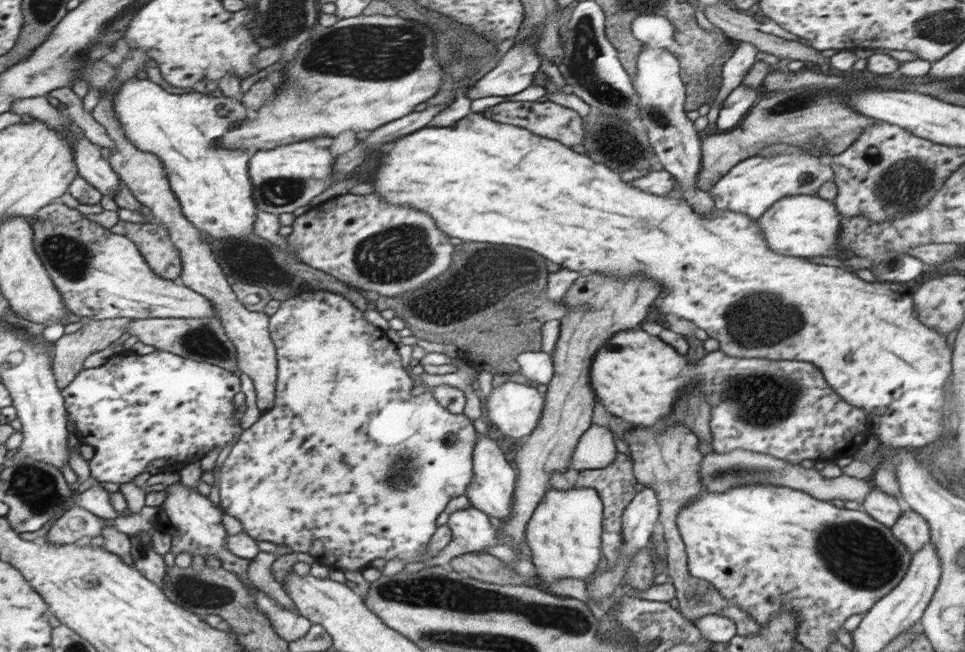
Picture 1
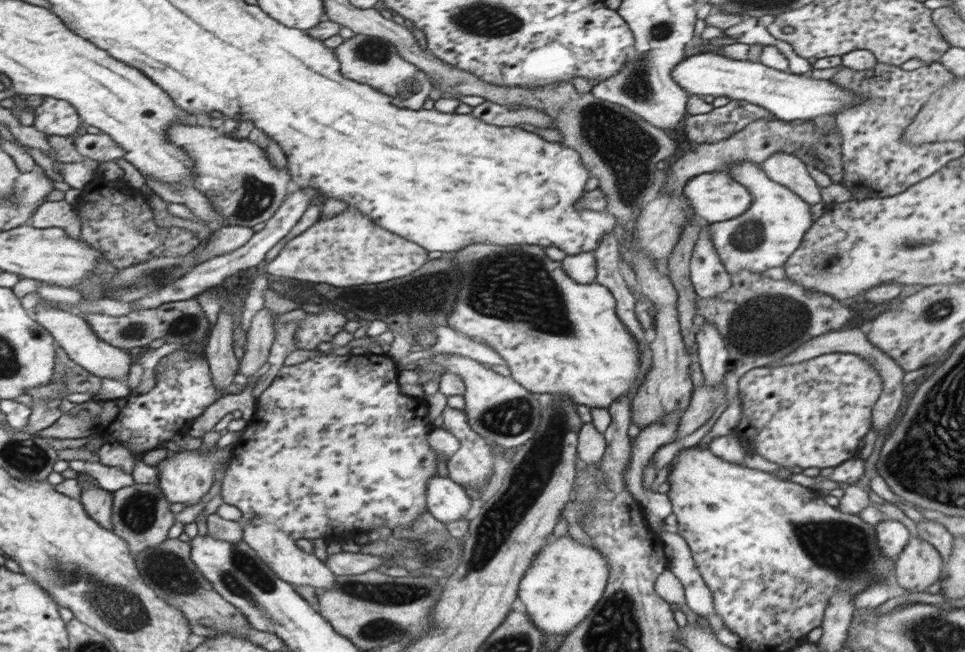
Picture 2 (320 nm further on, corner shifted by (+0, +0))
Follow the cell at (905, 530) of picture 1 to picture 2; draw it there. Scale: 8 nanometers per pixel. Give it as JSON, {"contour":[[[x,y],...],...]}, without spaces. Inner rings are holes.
{"contour":[[[913,535],[894,561],[897,583],[915,592],[937,584],[944,563],[937,548]]]}

